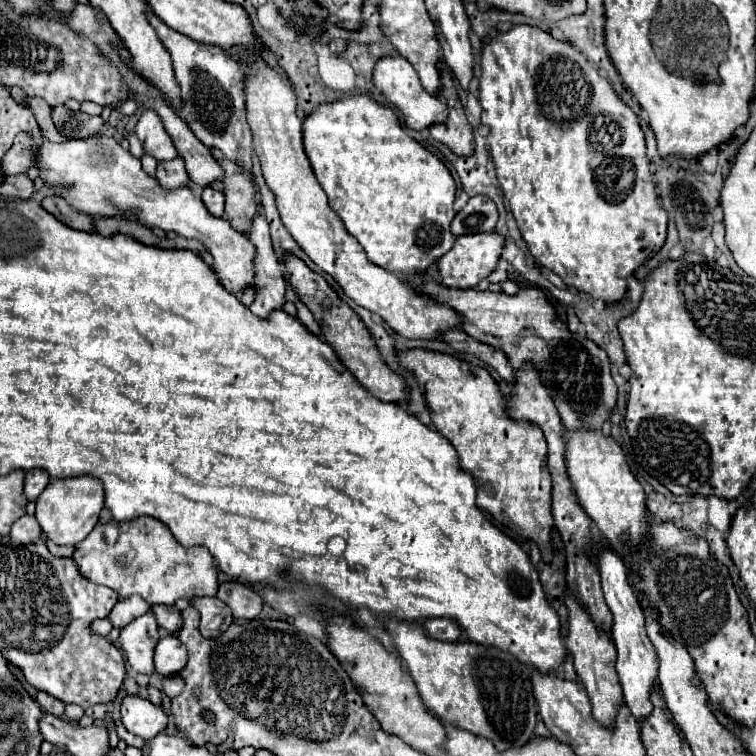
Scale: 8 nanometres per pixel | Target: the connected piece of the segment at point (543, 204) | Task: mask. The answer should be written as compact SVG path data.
M518 25L506 33L498 33L494 39L482 45L478 101L482 105L482 125L488 129L486 143L488 143L494 167L496 167L496 177L500 181L504 199L508 201L508 209L516 219L516 225L520 229L520 235L530 255L544 269L556 273L558 277L562 277L566 285L572 285L578 291L590 293L592 297L604 299L606 303L622 299L626 293L626 277L632 275L654 251L662 247L666 239L666 225L668 225L668 213L660 205L656 205L656 191L654 191L652 173L648 167L650 161L646 157L644 133L638 125L636 113L618 99L610 81L604 79L600 71L578 49L574 49L574 45L552 37L548 31L542 31L538 27L528 27L528 25Z

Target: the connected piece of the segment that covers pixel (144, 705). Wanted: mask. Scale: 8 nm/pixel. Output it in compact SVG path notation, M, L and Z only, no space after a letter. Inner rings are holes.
M126 695L120 703L120 721L136 737L156 737L168 723L162 707L138 695Z

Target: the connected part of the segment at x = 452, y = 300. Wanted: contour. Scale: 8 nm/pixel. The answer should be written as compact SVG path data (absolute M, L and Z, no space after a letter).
M432 275L426 277L424 293L438 303L450 305L462 317L462 331L470 337L502 349L514 367L534 365L540 369L542 383L550 389L552 401L562 417L566 431L602 431L616 407L616 383L610 375L608 355L588 337L572 333L566 321L556 317L552 303L538 287L520 289L516 295L478 291L478 289L448 289Z

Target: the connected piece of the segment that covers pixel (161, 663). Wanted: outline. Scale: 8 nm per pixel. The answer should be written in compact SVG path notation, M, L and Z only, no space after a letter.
M172 635L164 637L156 645L154 671L158 675L176 675L186 665L186 647Z

